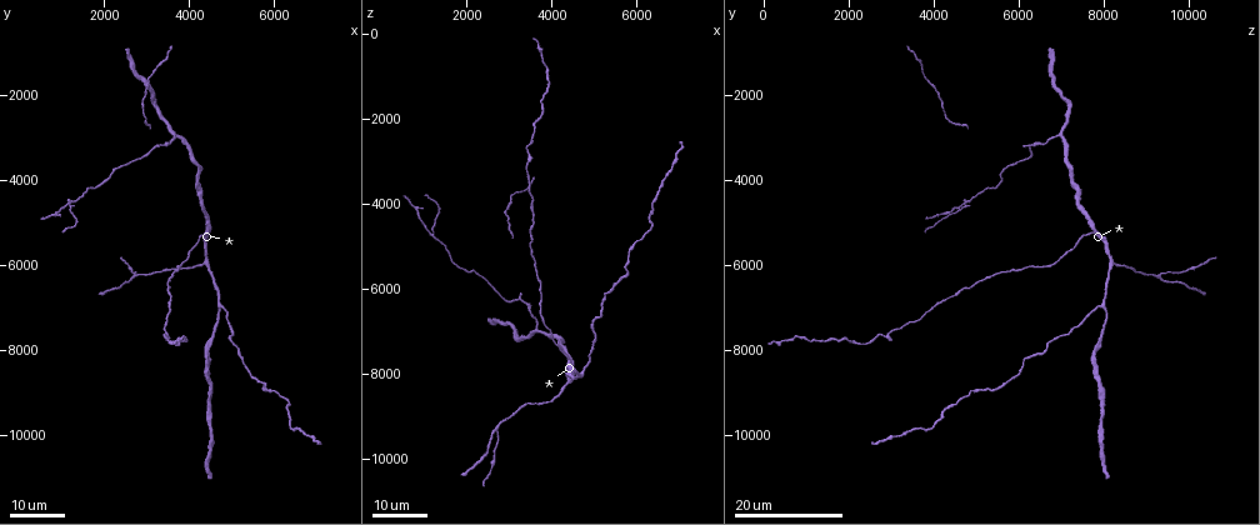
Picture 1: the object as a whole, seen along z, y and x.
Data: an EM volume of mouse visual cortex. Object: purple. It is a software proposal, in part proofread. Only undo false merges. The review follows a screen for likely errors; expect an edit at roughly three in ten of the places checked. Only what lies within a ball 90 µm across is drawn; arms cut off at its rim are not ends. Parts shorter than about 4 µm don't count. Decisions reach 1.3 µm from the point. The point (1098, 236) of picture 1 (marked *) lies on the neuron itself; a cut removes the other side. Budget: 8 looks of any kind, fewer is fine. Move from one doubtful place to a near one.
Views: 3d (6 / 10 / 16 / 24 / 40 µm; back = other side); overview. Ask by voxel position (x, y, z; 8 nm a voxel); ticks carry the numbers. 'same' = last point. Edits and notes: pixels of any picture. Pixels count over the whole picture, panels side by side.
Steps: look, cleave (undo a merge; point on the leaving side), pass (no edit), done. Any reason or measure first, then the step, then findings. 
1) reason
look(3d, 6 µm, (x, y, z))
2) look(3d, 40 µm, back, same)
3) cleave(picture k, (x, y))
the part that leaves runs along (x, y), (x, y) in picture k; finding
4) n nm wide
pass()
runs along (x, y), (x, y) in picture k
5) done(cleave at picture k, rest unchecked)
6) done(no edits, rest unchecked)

three-way junction
look(3d, 24 µm, (3650, 2950, 6950))

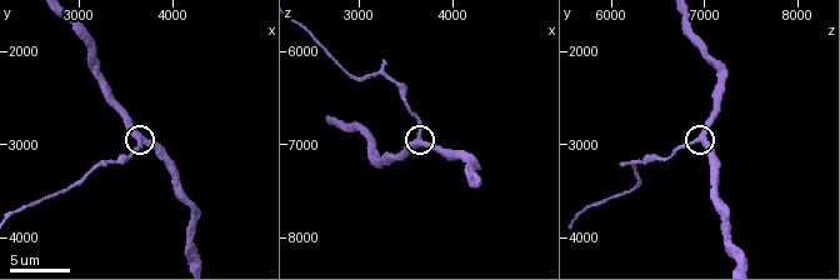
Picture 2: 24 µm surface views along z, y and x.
look(3d, 10 µm, (3650, 2950, 6900))

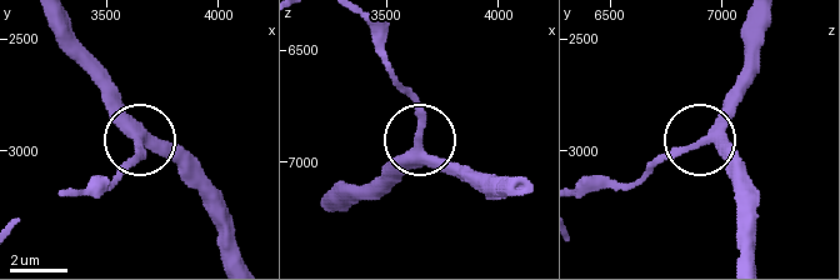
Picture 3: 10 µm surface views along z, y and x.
320 nm wide
pass()
runs along (750, 256), (745, 185), (701, 135), (754, 80) in picture 3; all the same neuron

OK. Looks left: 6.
three arms meet
look(3d, 24 µm, (4400, 5950, 8150))

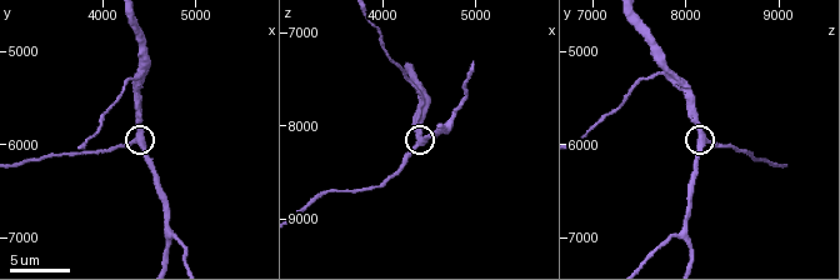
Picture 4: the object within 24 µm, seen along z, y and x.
zoom in
look(3d, 10 µm, (4350, 5950, 8200))

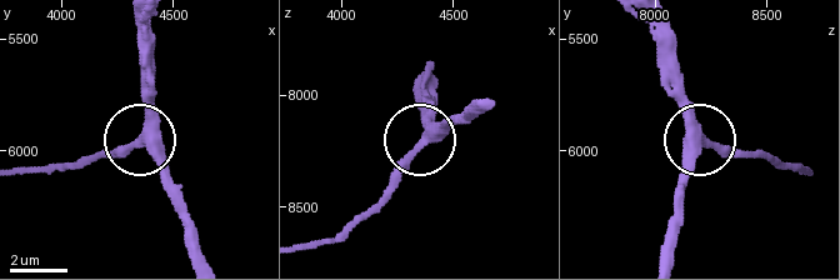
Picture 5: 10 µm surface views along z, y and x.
350 nm wide
pass()
runs along (645, 23), (688, 123), (750, 156) in picture 5; continuous, no second neuron

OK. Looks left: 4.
arms part here
look(3d, 24 µm, (2700, 6300, 9250))

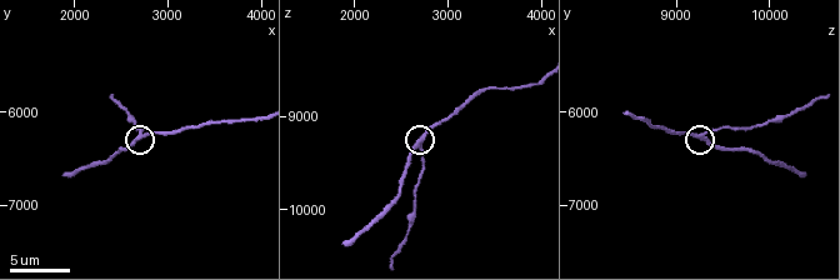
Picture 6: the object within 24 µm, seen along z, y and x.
look(3d, 10 µm, (2700, 6250, 9300))

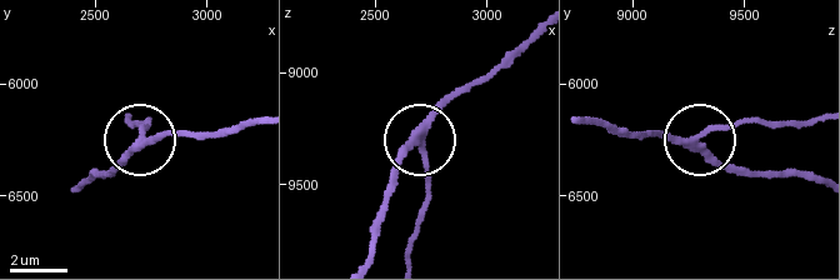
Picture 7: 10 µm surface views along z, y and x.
250 nm wide
pass()
runs along (580, 120), (633, 134), (671, 134), (748, 175) in picture 7; one neuron here

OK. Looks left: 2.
done(no edits, rest unchecked)

